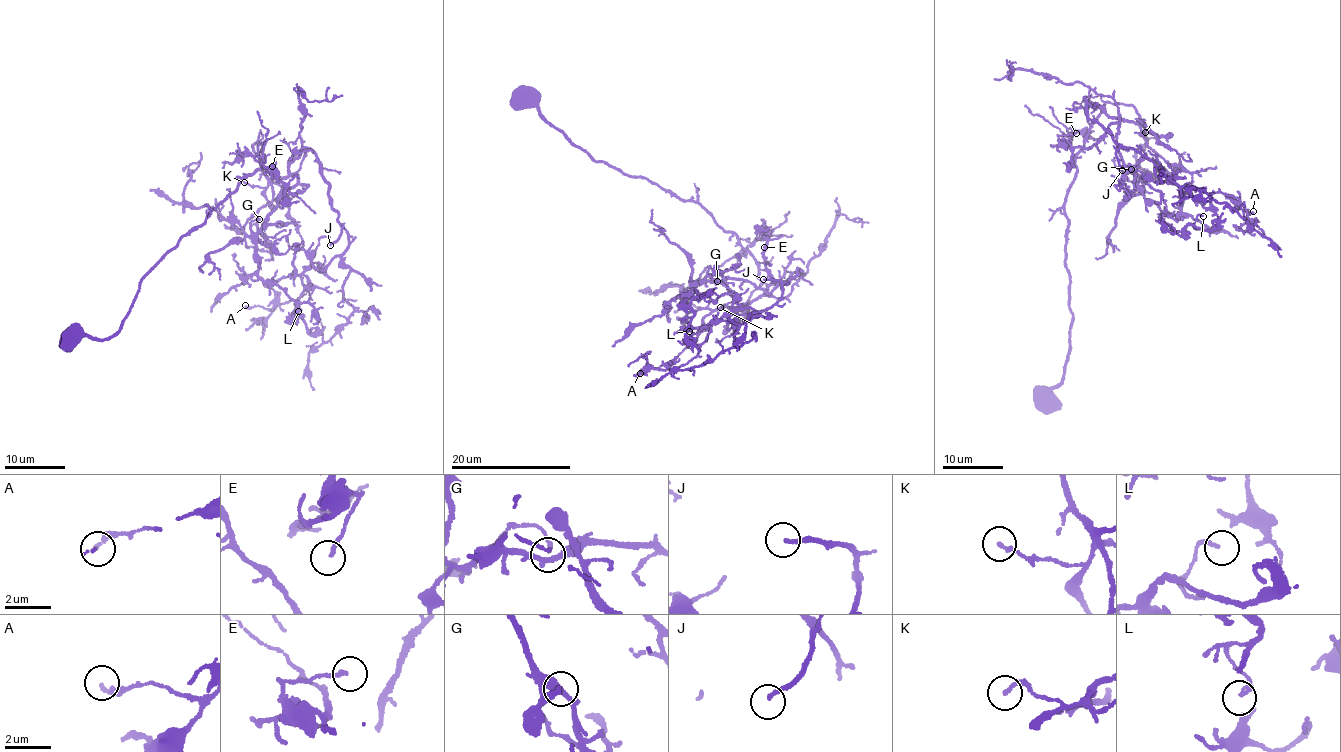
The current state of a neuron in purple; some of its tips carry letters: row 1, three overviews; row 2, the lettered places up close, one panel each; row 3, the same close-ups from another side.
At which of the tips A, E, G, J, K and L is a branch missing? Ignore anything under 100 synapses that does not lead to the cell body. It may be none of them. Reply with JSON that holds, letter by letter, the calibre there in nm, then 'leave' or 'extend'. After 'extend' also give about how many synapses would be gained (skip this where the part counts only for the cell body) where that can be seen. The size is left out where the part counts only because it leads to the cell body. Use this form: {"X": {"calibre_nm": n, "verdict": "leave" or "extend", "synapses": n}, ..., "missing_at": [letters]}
{"A": {"calibre_nm": 140, "verdict": "leave"}, "E": {"calibre_nm": 160, "verdict": "leave"}, "G": {"calibre_nm": 130, "verdict": "leave"}, "J": {"calibre_nm": 170, "verdict": "extend", "synapses": 120}, "K": {"calibre_nm": 150, "verdict": "leave"}, "L": {"calibre_nm": 120, "verdict": "leave"}, "missing_at": ["J"]}

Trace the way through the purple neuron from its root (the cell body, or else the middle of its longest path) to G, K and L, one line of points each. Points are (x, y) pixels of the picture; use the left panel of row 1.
G: (69, 339), (119, 330), (144, 274), (262, 167), (259, 142), (263, 173), (297, 184), (254, 233), (259, 219)
K: (69, 339), (103, 339), (119, 330), (144, 274), (262, 167), (259, 142), (253, 148), (267, 185), (244, 182)
L: (69, 339), (119, 330), (259, 142), (297, 184), (257, 274), (298, 311)

